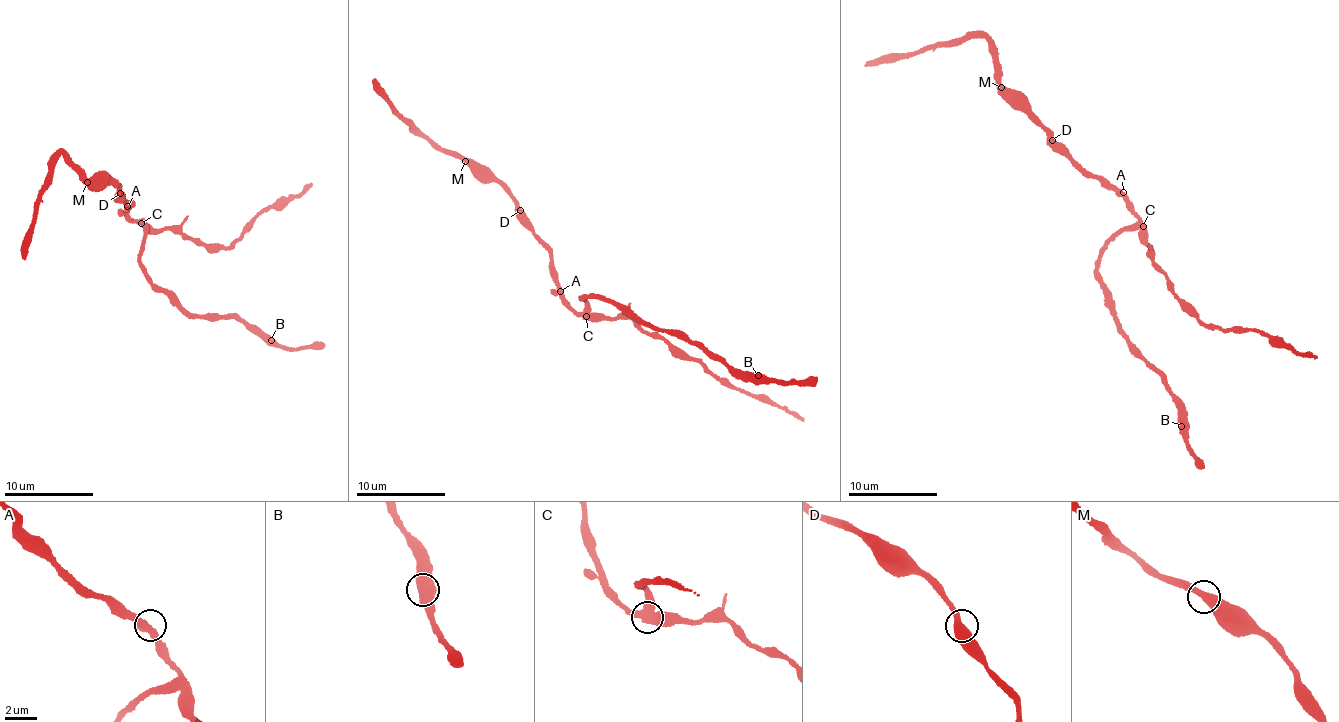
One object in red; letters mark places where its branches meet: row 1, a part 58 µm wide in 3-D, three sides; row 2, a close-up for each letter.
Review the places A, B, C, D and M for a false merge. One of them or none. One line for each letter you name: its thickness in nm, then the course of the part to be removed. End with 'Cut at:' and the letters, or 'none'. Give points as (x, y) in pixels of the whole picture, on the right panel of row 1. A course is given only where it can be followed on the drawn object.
C: 460 nm thick; foreign part runs (1143, 226), (1155, 264), (1166, 275), (1169, 289), (1199, 321), (1229, 331), (1260, 333), (1272, 343), (1317, 357)
Cut at: C

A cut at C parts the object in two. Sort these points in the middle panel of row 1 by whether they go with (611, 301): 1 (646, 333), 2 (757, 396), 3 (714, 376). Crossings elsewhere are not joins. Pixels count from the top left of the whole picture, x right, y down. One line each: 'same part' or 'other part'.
1: other part
2: other part
3: other part

